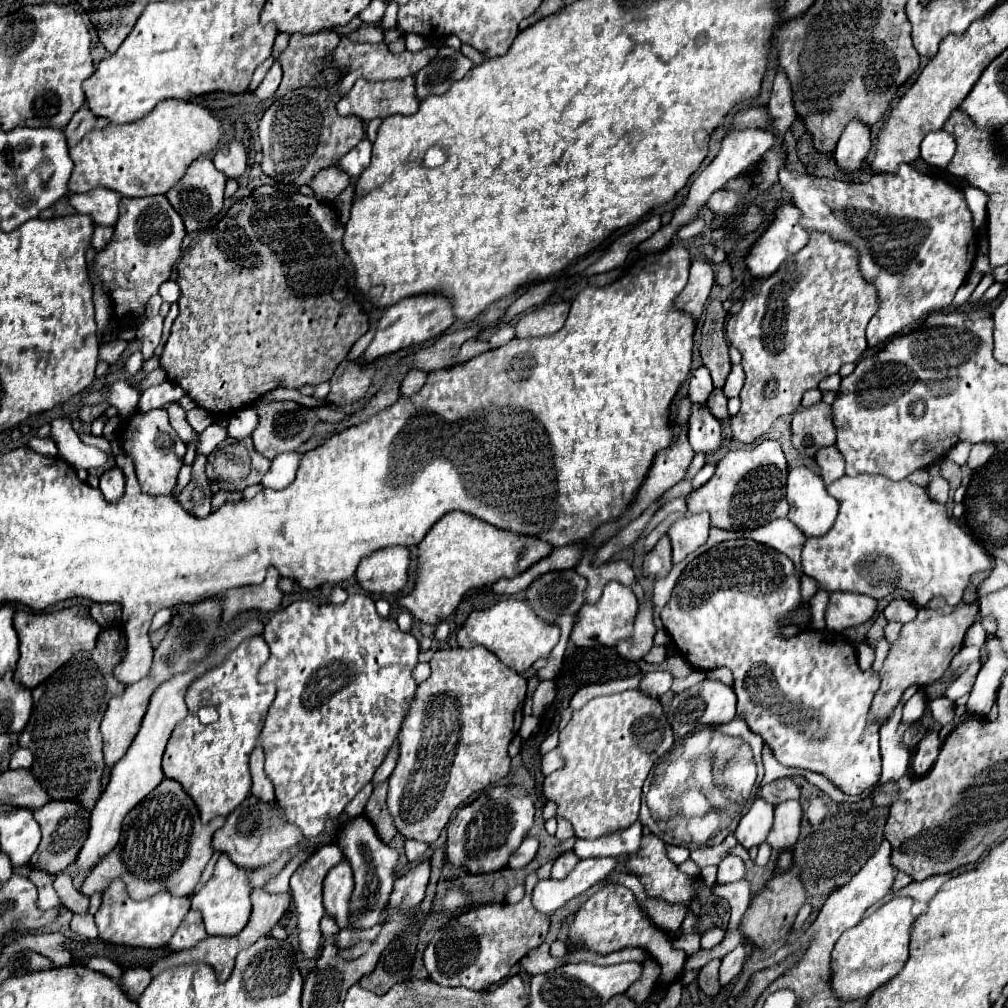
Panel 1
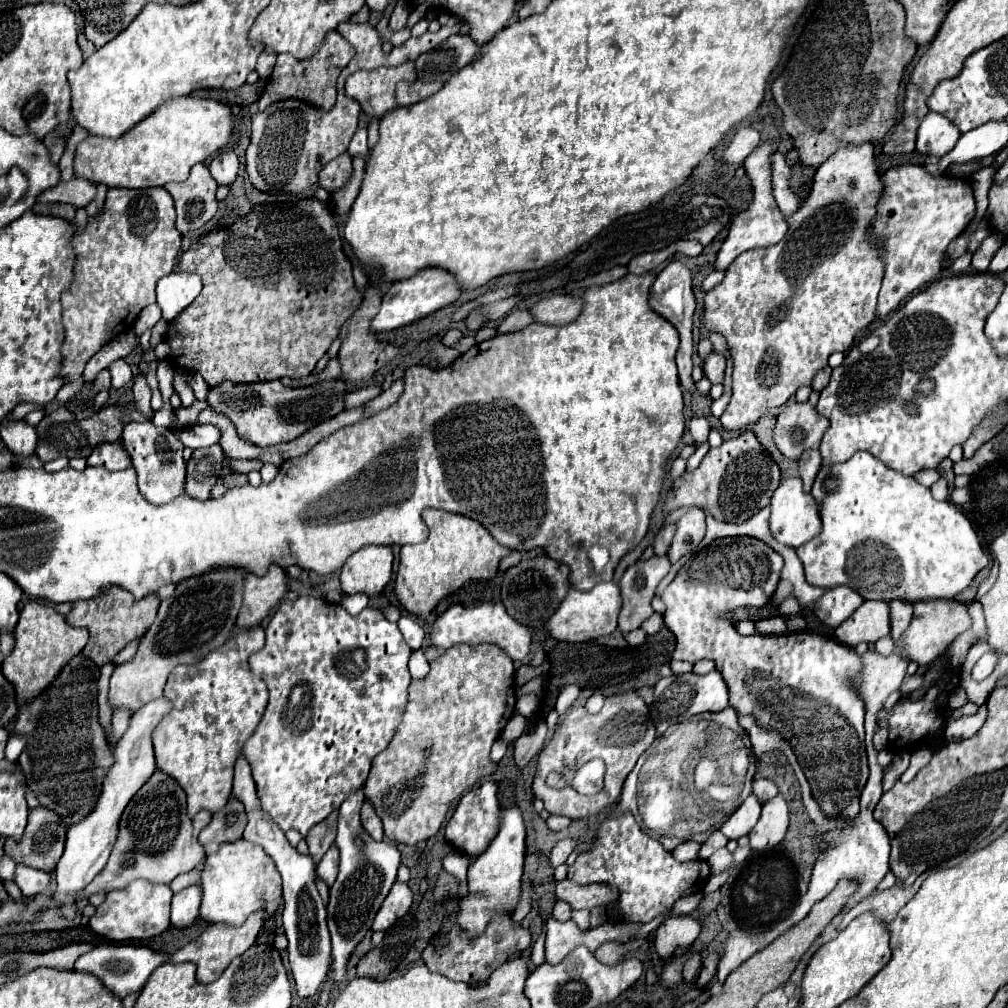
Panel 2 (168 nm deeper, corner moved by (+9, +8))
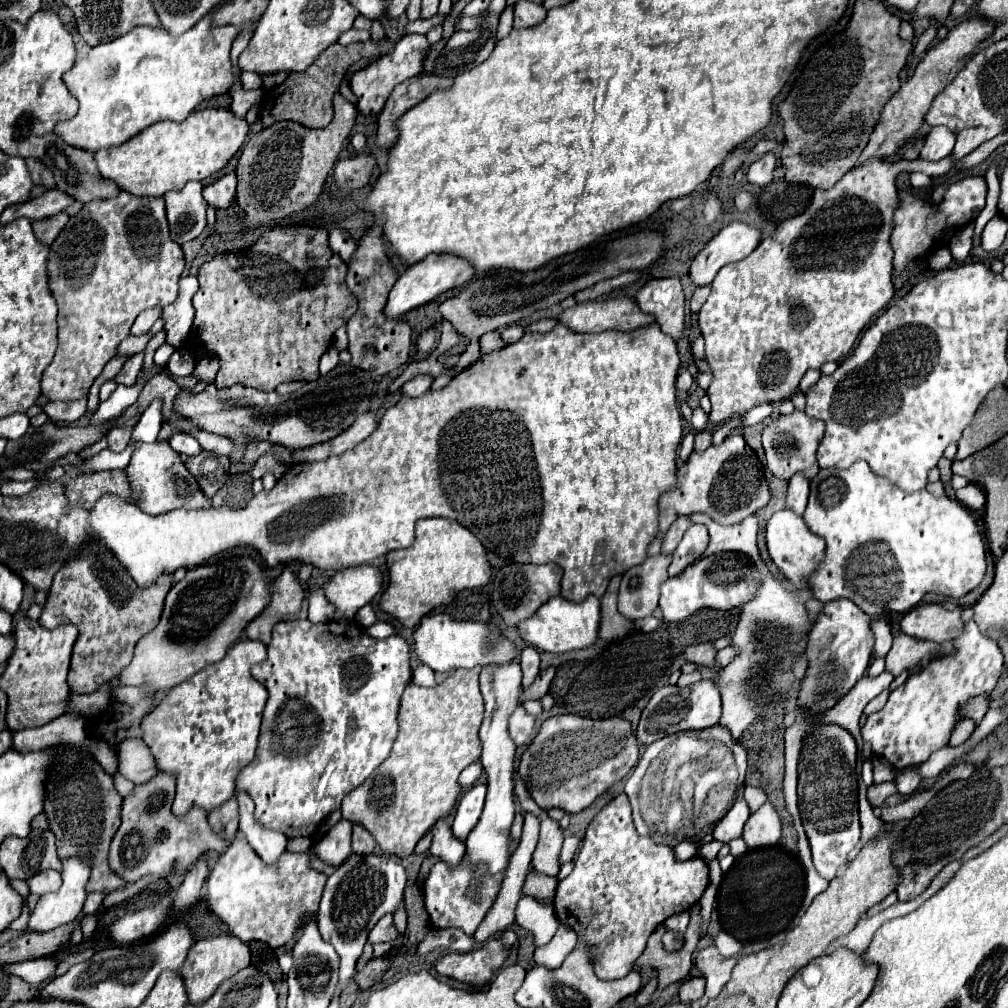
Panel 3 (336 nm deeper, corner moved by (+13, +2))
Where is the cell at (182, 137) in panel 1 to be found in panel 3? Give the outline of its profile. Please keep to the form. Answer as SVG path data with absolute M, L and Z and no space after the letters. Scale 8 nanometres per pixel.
M206 108L192 112L184 122L162 120L122 146L98 150L96 162L104 178L114 180L122 190L136 196L164 196L170 190L184 188L190 180L206 180L220 172L240 150L248 136L248 122L224 108Z

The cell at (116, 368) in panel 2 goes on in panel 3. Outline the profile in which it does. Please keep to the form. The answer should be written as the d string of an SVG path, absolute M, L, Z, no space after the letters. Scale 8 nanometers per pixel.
M136 382L134 386L124 386L124 384L120 384L120 386L116 388L116 392L114 392L106 402L102 402L102 404L98 406L98 410L94 412L90 424L102 424L104 420L110 420L110 418L114 418L114 416L120 416L128 406L132 406L132 404L138 400L138 396L140 396L140 392L142 392L142 386L144 386L142 382Z

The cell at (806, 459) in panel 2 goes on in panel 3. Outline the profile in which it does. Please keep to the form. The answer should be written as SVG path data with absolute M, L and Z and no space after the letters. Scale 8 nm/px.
M798 472L788 482L786 506L792 508L792 512L796 512L798 516L802 516L804 510L806 510L806 502L808 502L808 480L804 480L804 474Z

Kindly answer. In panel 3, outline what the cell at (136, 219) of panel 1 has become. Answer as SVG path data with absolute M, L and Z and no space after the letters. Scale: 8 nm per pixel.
M120 192L118 198L92 200L92 202L84 204L82 210L68 220L66 232L62 230L58 234L58 238L50 246L50 256L48 256L48 286L50 286L50 292L54 296L56 304L58 304L58 350L54 354L52 364L44 370L42 384L40 384L42 386L42 394L46 398L50 398L50 400L62 400L62 402L84 398L90 392L90 386L94 384L94 380L102 374L104 366L116 356L116 348L120 346L120 342L130 336L130 326L134 324L136 316L142 310L146 310L146 308L168 306L168 304L172 304L172 300L176 300L176 296L178 296L178 280L180 280L182 272L184 272L184 254L182 254L182 248L176 242L172 242L172 238L170 238L168 222L166 222L166 210L164 210L164 200L162 198L140 198L140 196L134 196L130 192Z

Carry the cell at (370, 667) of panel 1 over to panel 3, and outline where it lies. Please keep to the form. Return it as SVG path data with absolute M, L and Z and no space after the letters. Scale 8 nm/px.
M288 620L280 622L274 628L272 642L268 646L268 658L260 664L252 666L252 676L264 684L270 692L270 698L264 708L264 718L262 718L262 730L260 730L260 740L256 748L256 758L252 764L248 764L236 778L236 790L244 790L250 794L250 798L256 804L256 820L268 828L268 830L278 830L284 832L286 838L292 836L314 836L320 822L334 810L340 808L342 798L358 788L390 754L390 748L396 738L396 726L398 726L398 704L400 696L406 688L406 684L412 680L412 668L410 668L410 646L406 644L404 638L400 636L388 636L384 640L374 640L366 634L364 628L358 624L338 624L338 622L328 622L328 624L314 624L310 620Z

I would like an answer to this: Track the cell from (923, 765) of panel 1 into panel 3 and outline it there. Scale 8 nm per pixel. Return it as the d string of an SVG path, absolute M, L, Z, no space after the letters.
M906 768L906 770L902 770L902 772L896 774L894 782L898 786L898 792L908 796L910 792L914 792L920 786L920 774L918 774L916 768Z

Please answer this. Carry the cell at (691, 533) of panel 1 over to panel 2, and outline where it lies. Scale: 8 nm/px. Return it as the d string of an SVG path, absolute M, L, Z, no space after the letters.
M690 508L678 522L676 522L676 534L672 538L672 544L668 548L668 560L674 564L680 556L688 554L692 548L700 544L706 532L704 522L704 510L702 508Z

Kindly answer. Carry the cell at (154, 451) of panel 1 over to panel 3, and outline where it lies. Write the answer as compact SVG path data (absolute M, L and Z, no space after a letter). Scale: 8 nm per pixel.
M154 442L154 444L136 444L136 450L132 454L130 466L126 468L132 490L136 494L136 504L150 516L160 516L162 512L170 512L176 508L186 510L200 510L210 508L212 502L200 492L200 486L196 484L196 478L186 470L186 466L180 462L180 456L172 450L168 442Z

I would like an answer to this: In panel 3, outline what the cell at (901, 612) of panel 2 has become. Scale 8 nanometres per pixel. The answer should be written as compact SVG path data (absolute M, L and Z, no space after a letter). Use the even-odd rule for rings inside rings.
M906 634L894 636L894 646L886 656L886 670L898 676L902 670L914 670L924 656L936 654L936 646L928 640L916 640ZM934 648L934 650L932 650Z

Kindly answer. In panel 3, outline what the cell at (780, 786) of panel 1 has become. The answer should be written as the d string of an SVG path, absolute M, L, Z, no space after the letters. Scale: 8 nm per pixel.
M746 786L746 788L744 788L744 800L746 800L750 812L756 812L756 810L766 802L766 794L764 794L764 790L760 790L760 788Z

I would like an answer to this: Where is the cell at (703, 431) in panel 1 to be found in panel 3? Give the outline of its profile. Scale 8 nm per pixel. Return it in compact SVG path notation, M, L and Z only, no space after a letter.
M654 278L646 282L638 294L636 304L642 312L654 314L660 330L676 342L684 330L684 292L678 278Z

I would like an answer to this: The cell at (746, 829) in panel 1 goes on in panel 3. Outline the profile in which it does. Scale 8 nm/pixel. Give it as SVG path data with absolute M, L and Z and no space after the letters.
M738 796L738 800L732 804L732 808L726 812L726 816L712 830L714 840L730 842L734 838L740 838L742 836L742 830L744 830L744 824L746 824L748 818L750 818L748 804L744 802L742 796Z

